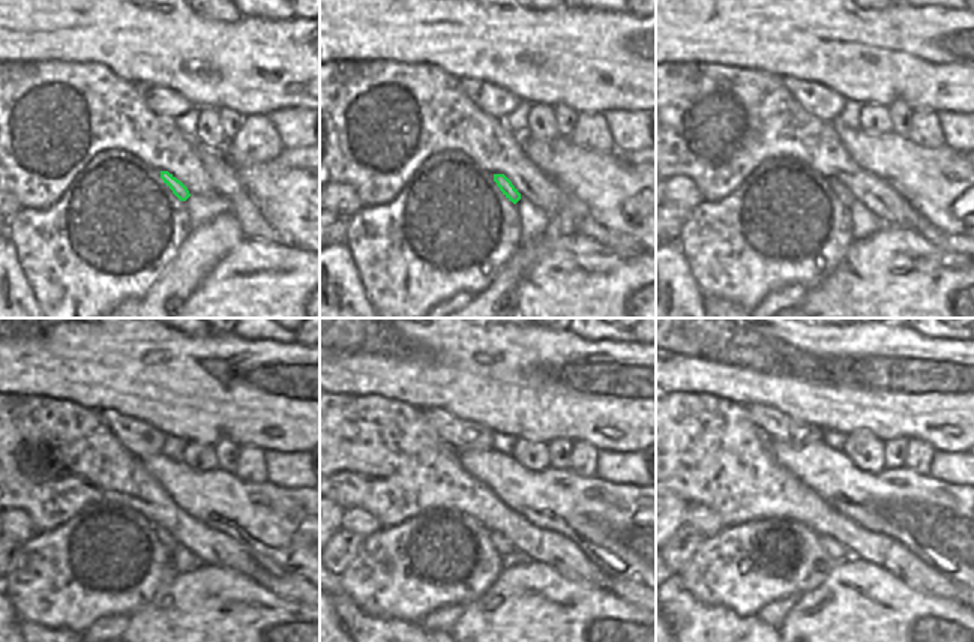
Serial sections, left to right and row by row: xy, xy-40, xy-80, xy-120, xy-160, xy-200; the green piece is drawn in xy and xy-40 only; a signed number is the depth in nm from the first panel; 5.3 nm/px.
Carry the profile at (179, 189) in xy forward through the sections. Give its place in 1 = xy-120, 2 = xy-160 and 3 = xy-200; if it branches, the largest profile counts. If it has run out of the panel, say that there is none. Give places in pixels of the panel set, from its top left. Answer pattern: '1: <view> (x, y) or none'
1: xy-120 (164, 536)
2: xy-160 (497, 540)
3: xy-200 (833, 548)

